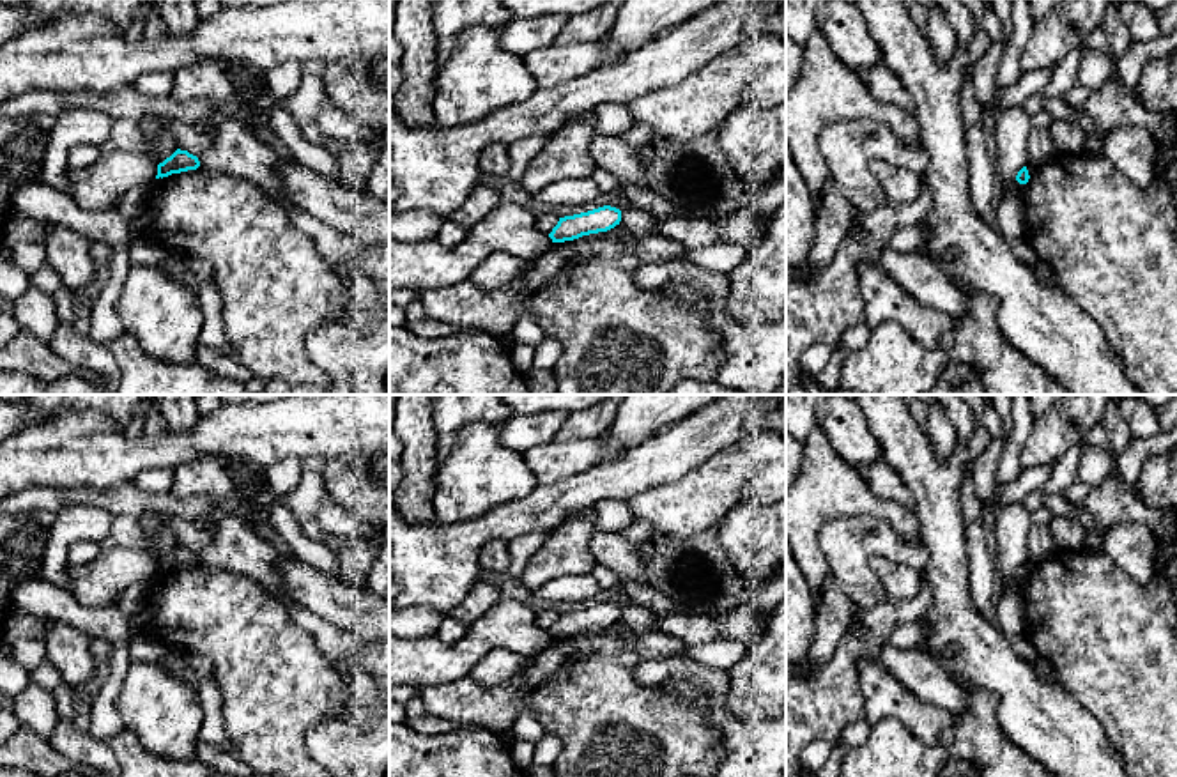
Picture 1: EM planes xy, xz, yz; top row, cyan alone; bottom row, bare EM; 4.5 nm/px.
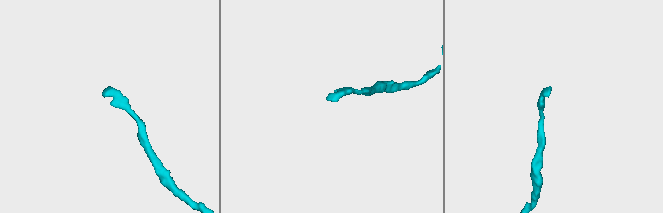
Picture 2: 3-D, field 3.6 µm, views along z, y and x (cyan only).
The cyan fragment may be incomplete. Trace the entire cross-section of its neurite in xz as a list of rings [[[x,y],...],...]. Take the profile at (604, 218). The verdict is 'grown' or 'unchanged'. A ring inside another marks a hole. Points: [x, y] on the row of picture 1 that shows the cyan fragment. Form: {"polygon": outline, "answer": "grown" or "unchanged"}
{"polygon": [[[604,205],[588,212],[559,218],[549,237],[552,242],[573,241],[582,235],[607,232],[619,225],[621,211]]], "answer": "unchanged"}

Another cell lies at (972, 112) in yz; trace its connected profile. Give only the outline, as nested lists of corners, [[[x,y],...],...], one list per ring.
[[[970,69],[966,73],[963,92],[961,92],[961,115],[966,127],[982,122],[986,117],[986,108],[982,108],[975,99]]]

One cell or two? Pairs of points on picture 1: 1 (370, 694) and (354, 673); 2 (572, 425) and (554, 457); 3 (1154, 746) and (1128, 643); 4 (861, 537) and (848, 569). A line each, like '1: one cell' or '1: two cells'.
1: one cell
2: two cells
3: one cell
4: one cell

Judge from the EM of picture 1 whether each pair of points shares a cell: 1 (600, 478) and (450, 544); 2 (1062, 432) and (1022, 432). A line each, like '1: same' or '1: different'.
1: same
2: different

